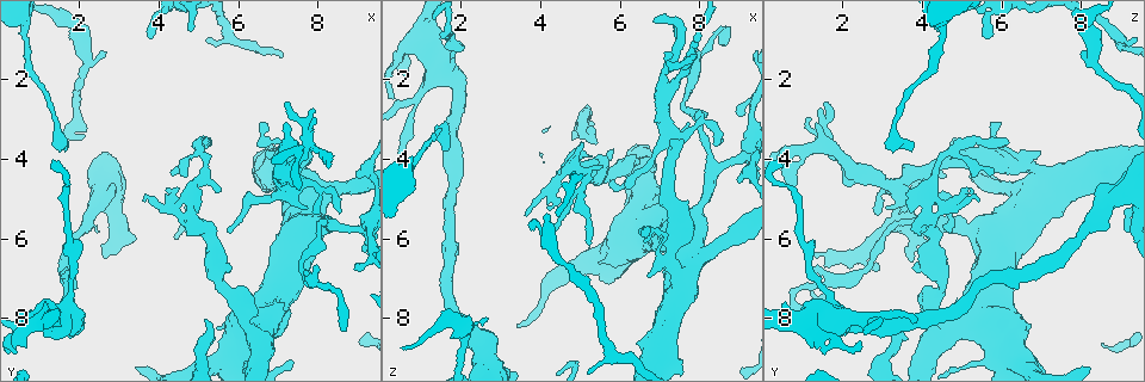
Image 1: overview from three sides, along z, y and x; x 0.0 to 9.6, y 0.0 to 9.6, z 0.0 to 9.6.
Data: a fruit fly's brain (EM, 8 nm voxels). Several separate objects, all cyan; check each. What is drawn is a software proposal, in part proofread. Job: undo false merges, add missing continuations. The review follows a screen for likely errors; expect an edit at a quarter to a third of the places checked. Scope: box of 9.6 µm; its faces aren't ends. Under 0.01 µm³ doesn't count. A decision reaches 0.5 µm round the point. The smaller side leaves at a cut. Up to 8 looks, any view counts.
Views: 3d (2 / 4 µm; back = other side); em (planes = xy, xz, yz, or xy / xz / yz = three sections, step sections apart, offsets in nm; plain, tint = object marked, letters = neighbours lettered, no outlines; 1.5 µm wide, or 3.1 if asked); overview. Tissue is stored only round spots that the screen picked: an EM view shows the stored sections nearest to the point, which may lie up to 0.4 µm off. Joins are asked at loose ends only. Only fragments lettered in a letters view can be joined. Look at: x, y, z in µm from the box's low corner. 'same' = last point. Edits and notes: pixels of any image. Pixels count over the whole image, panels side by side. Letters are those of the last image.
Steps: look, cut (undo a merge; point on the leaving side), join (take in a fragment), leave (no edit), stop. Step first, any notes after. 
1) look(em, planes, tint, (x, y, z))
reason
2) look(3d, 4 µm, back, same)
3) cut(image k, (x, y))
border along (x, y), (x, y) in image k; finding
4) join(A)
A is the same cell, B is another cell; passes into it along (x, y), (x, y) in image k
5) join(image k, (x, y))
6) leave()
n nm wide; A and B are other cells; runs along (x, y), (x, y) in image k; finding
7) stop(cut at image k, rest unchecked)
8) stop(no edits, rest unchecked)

look(3d, 4 µm, (5.15, 3.60, 6.20))
free end

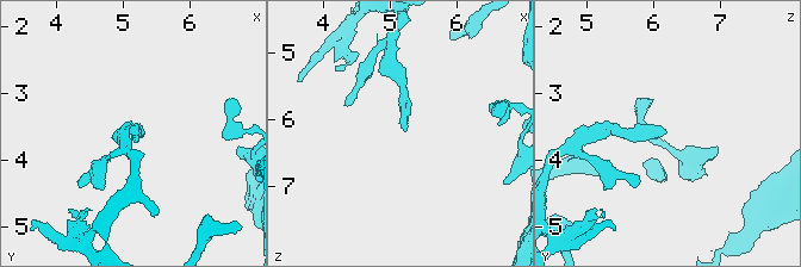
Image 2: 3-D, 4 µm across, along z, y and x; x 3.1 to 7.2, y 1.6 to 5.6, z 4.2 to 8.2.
look(em, planes, letters, (5.20, 3.60, 6.15))

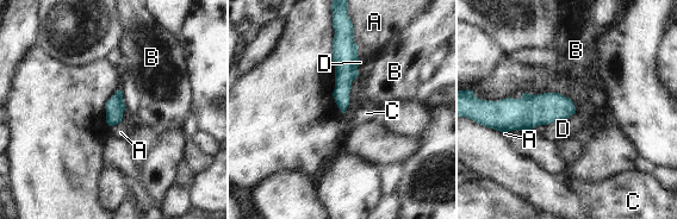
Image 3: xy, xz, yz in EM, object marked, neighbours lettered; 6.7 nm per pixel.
leave()
D touches over 320 nm; A, B, C and D are other cells; runs along (336, 41), (342, 48), (343, 107) in image 3; none of them fits

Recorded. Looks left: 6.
look(em, planes, letters, (4.85, 0.80, 4.40))
branch stops here

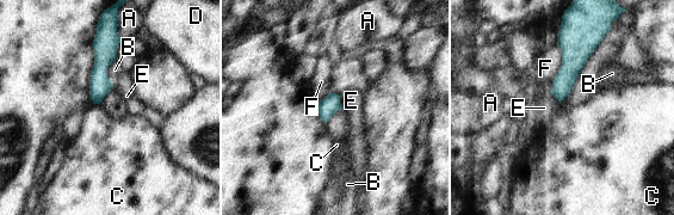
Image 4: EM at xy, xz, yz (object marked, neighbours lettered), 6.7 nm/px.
leave()
F touches over 260 nm; A, B, C, D, E and F are other cells; no lettered fragment goes on from it

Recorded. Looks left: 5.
look(em, planes, letters, (2.65, 1.35, 8.05))
tapers out

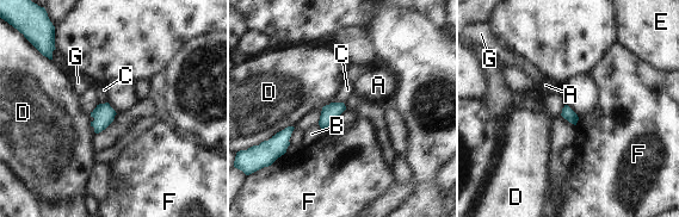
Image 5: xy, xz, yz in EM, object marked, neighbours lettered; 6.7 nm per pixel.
leave()
80 nm wide; A, B, C, D, E, F and G are other cells; border along (285, 152), (275, 160) in image 5; no lettered fragment goes on from it

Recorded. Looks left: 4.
stop(no edits, rest unchecked)

